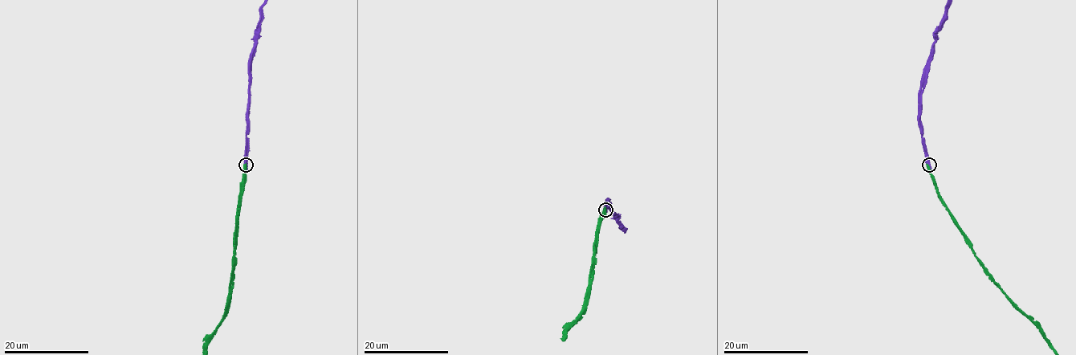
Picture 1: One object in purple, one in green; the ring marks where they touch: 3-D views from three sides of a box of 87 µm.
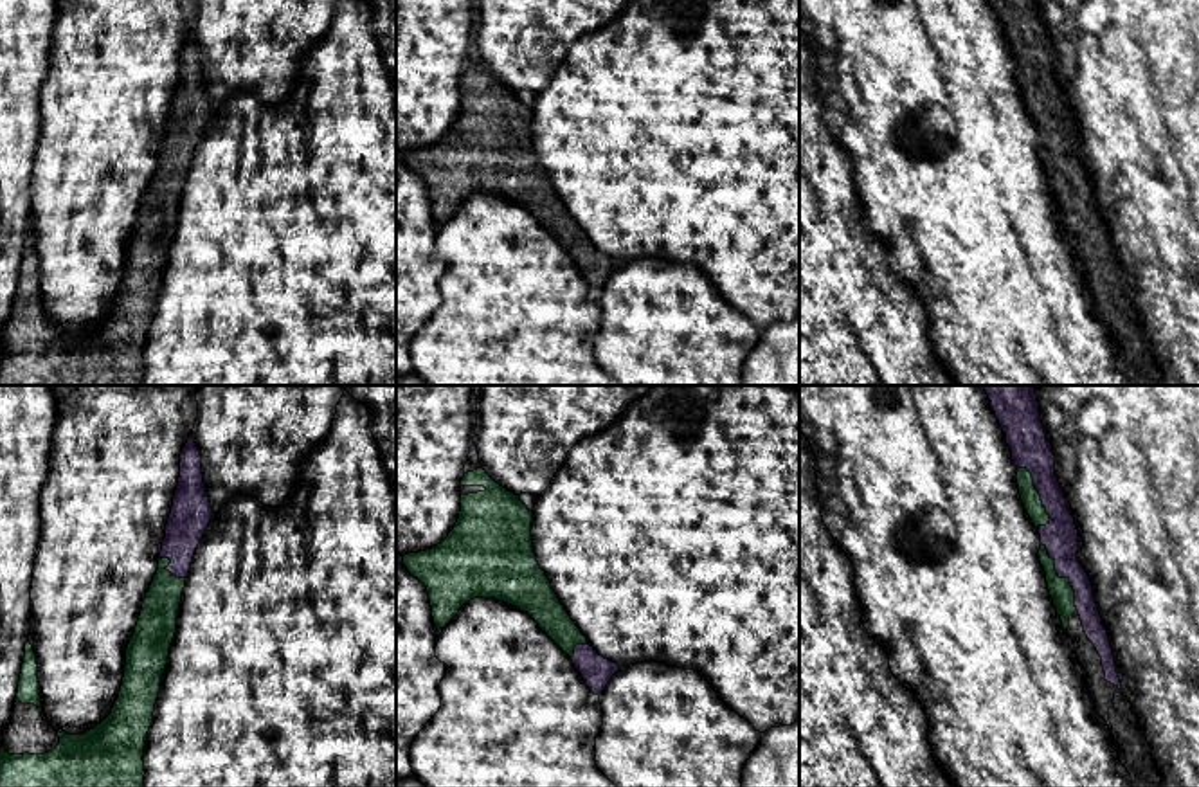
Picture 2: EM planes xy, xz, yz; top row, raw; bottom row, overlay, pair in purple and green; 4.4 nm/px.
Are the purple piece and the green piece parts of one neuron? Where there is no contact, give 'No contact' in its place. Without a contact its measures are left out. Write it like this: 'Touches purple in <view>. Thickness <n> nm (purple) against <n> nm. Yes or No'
Touches purple in yz. Thickness 160 nm (purple) against 100 nm. Yes

